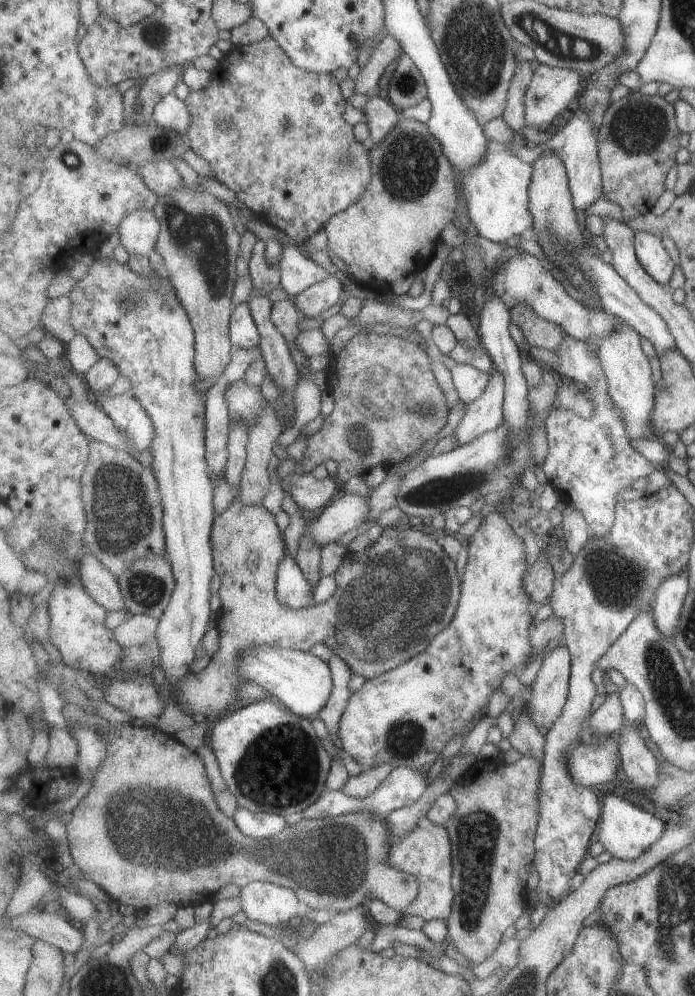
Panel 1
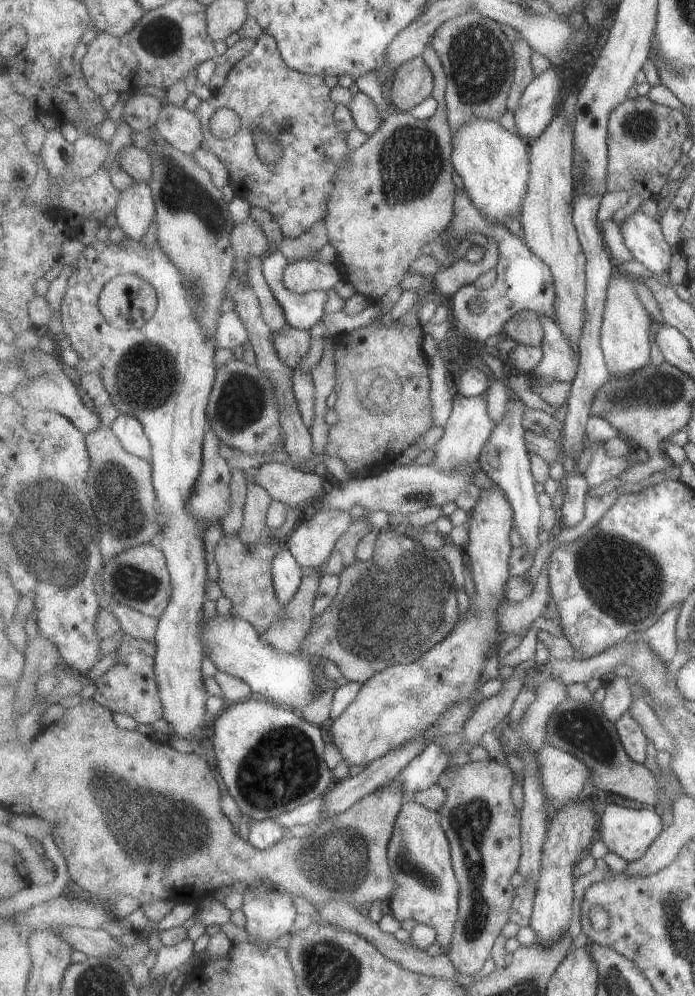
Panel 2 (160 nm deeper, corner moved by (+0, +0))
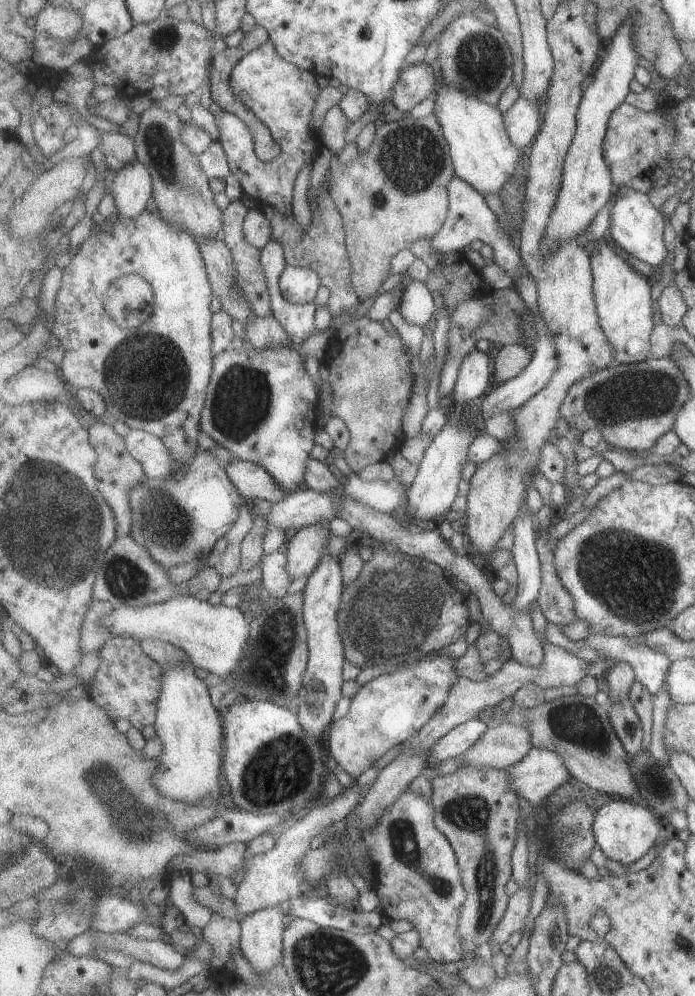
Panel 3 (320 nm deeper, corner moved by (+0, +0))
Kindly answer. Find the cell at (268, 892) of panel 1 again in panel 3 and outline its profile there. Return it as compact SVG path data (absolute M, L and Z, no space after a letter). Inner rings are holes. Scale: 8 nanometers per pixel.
M280 906L258 910L240 923L240 951L256 974L266 973L284 962L284 932L288 920Z

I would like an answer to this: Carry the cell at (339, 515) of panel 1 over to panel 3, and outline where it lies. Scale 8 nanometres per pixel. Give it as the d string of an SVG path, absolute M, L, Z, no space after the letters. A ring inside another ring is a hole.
M322 522L297 530L285 544L286 569L291 580L303 576L307 579L313 574L323 559L330 537L328 524L323 525Z

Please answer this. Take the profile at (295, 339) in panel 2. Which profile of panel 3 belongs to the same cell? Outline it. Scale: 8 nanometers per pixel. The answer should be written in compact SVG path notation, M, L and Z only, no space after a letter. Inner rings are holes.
M251 315L245 326L246 338L255 349L292 344L288 332L273 315L266 317Z

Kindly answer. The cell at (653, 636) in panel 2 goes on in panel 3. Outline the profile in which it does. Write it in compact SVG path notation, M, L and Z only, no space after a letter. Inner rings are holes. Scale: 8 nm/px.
M593 633L579 642L581 648L583 642L595 650L600 658L611 660L612 663L630 662L636 670L636 680L644 684L653 696L666 686L672 660L665 653L649 648L640 636Z

